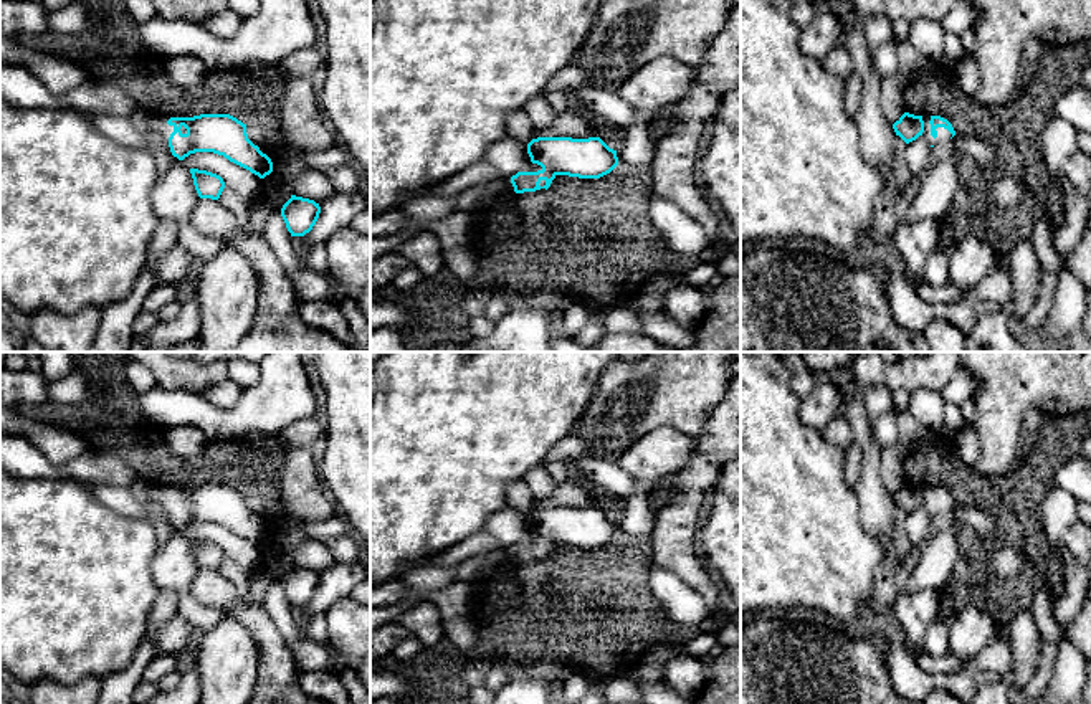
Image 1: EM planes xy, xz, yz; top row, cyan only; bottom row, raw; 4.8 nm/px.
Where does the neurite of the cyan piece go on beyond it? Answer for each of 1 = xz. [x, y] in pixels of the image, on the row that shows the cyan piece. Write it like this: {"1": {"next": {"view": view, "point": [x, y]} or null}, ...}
{"1": {"next": null}}

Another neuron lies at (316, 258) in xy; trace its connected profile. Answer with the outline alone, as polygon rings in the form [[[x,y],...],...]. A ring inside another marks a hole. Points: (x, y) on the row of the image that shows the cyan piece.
[[[324,243],[314,245],[306,251],[304,263],[307,269],[324,273],[329,269],[329,253]]]

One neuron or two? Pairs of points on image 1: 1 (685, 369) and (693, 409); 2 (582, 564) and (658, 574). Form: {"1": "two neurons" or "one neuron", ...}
{"1": "one neuron", "2": "two neurons"}

